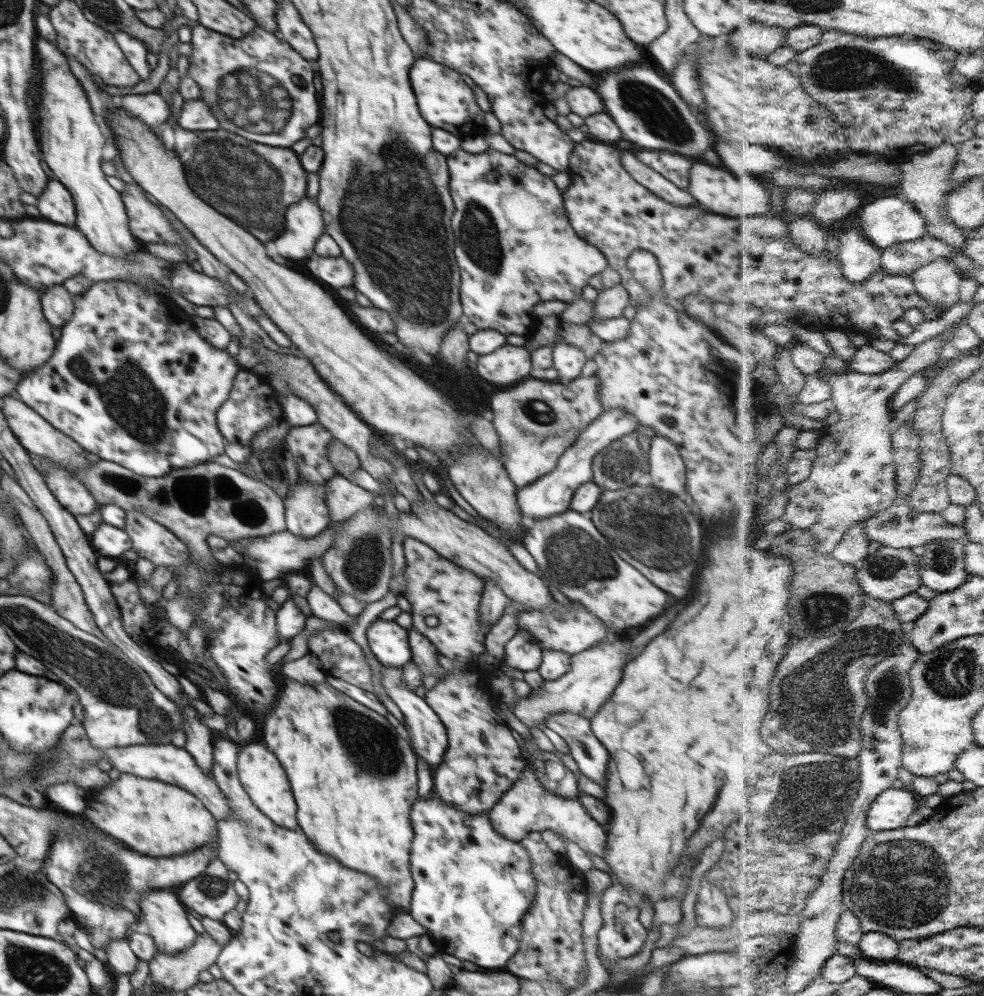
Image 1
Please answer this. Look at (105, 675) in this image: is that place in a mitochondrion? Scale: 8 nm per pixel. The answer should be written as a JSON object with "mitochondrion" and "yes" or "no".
{"mitochondrion":"yes"}

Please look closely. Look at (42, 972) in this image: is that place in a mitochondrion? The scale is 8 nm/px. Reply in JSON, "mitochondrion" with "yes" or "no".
{"mitochondrion":"yes"}

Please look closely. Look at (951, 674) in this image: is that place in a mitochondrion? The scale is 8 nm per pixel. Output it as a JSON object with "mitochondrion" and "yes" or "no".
{"mitochondrion":"yes"}

